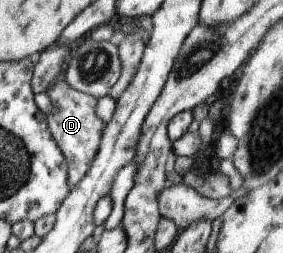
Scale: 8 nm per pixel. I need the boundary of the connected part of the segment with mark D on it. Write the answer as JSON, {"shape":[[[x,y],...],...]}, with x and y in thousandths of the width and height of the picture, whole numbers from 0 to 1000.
{"shape":[[[208,304],[163,356],[184,435],[155,458],[155,482],[177,518],[237,640],[237,731],[244,751],[261,743],[304,688],[318,644],[339,617],[339,597],[364,514],[360,478],[332,455],[339,391],[329,379],[276,364]]]}

